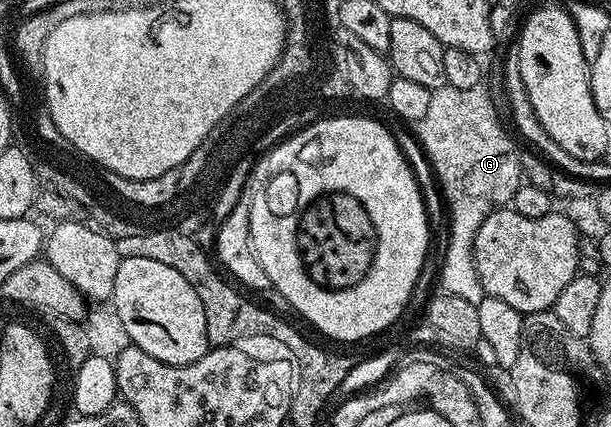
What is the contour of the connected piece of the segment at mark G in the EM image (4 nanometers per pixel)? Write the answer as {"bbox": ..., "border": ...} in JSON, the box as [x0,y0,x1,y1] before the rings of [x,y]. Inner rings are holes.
{"bbox":[415,86,523,206],"border":[[[448,86],[436,89],[431,106],[427,106],[427,114],[416,121],[415,135],[442,189],[450,188],[453,192],[462,192],[462,197],[488,202],[493,206],[505,206],[513,201],[515,190],[519,190],[523,183],[521,152],[505,133],[492,98],[483,89],[481,86],[471,90],[455,90]]]}

